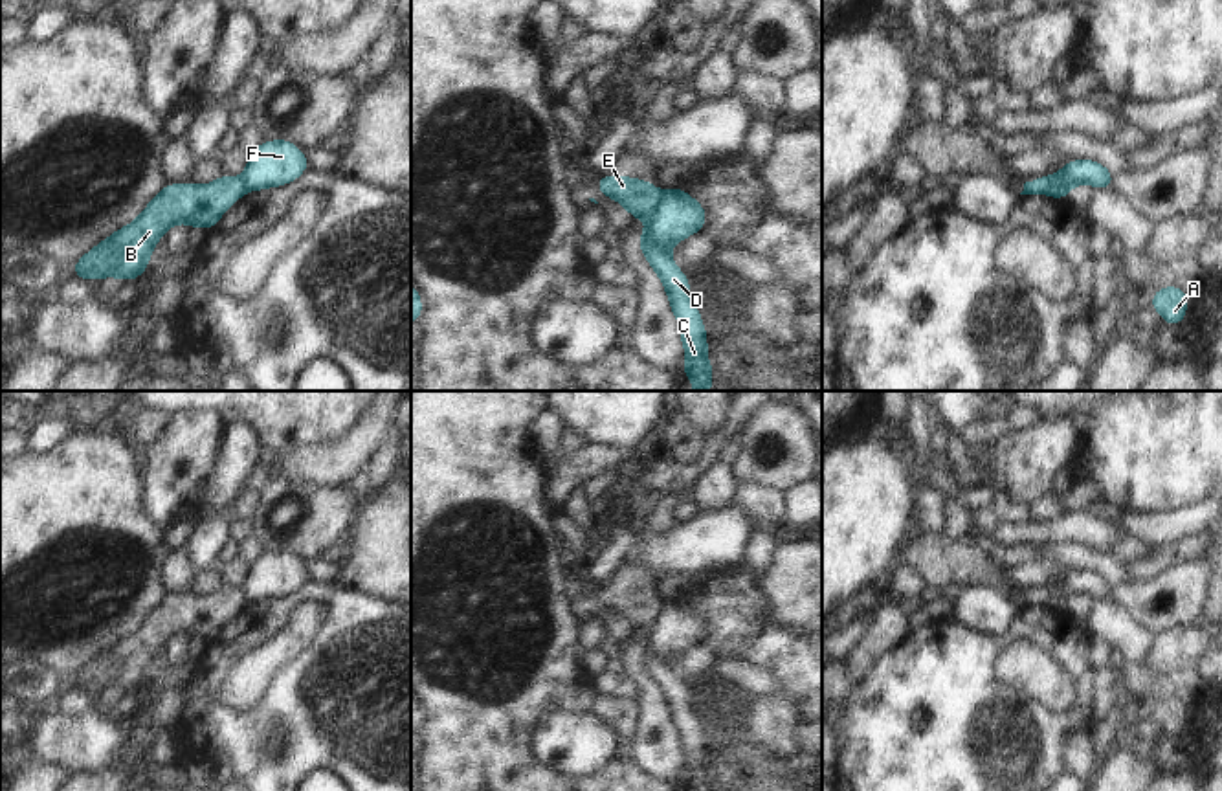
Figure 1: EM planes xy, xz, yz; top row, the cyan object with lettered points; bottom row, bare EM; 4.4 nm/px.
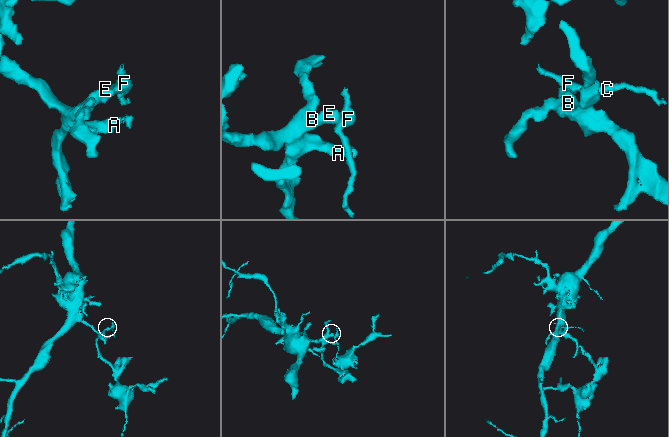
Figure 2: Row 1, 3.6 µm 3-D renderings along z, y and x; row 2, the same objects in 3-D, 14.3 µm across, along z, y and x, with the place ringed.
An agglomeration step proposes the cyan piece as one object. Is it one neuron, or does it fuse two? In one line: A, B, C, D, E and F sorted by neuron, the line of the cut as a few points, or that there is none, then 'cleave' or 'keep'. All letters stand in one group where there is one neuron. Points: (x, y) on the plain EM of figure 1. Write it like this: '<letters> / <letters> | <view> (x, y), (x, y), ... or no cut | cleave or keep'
A B E / C D F | xz (661, 602), (648, 634) | cleave

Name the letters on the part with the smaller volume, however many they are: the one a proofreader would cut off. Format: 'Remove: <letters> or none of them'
Remove: C, D, F

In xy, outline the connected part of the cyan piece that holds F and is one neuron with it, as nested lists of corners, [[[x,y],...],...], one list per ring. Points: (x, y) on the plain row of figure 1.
[[[290,551],[262,552],[242,585],[246,602],[286,596],[308,580],[308,571]]]

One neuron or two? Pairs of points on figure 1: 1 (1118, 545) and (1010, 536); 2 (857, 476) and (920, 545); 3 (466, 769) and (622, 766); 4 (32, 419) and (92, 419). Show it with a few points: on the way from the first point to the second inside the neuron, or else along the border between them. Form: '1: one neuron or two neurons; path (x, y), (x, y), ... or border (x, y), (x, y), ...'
1: one neuron; path (1090, 533), (1037, 533)
2: two neurons; border (910, 529), (899, 545), (896, 564)
3: one neuron; path (514, 722), (536, 700), (589, 700), (613, 718)
4: one neuron; path (46, 410), (77, 410)

